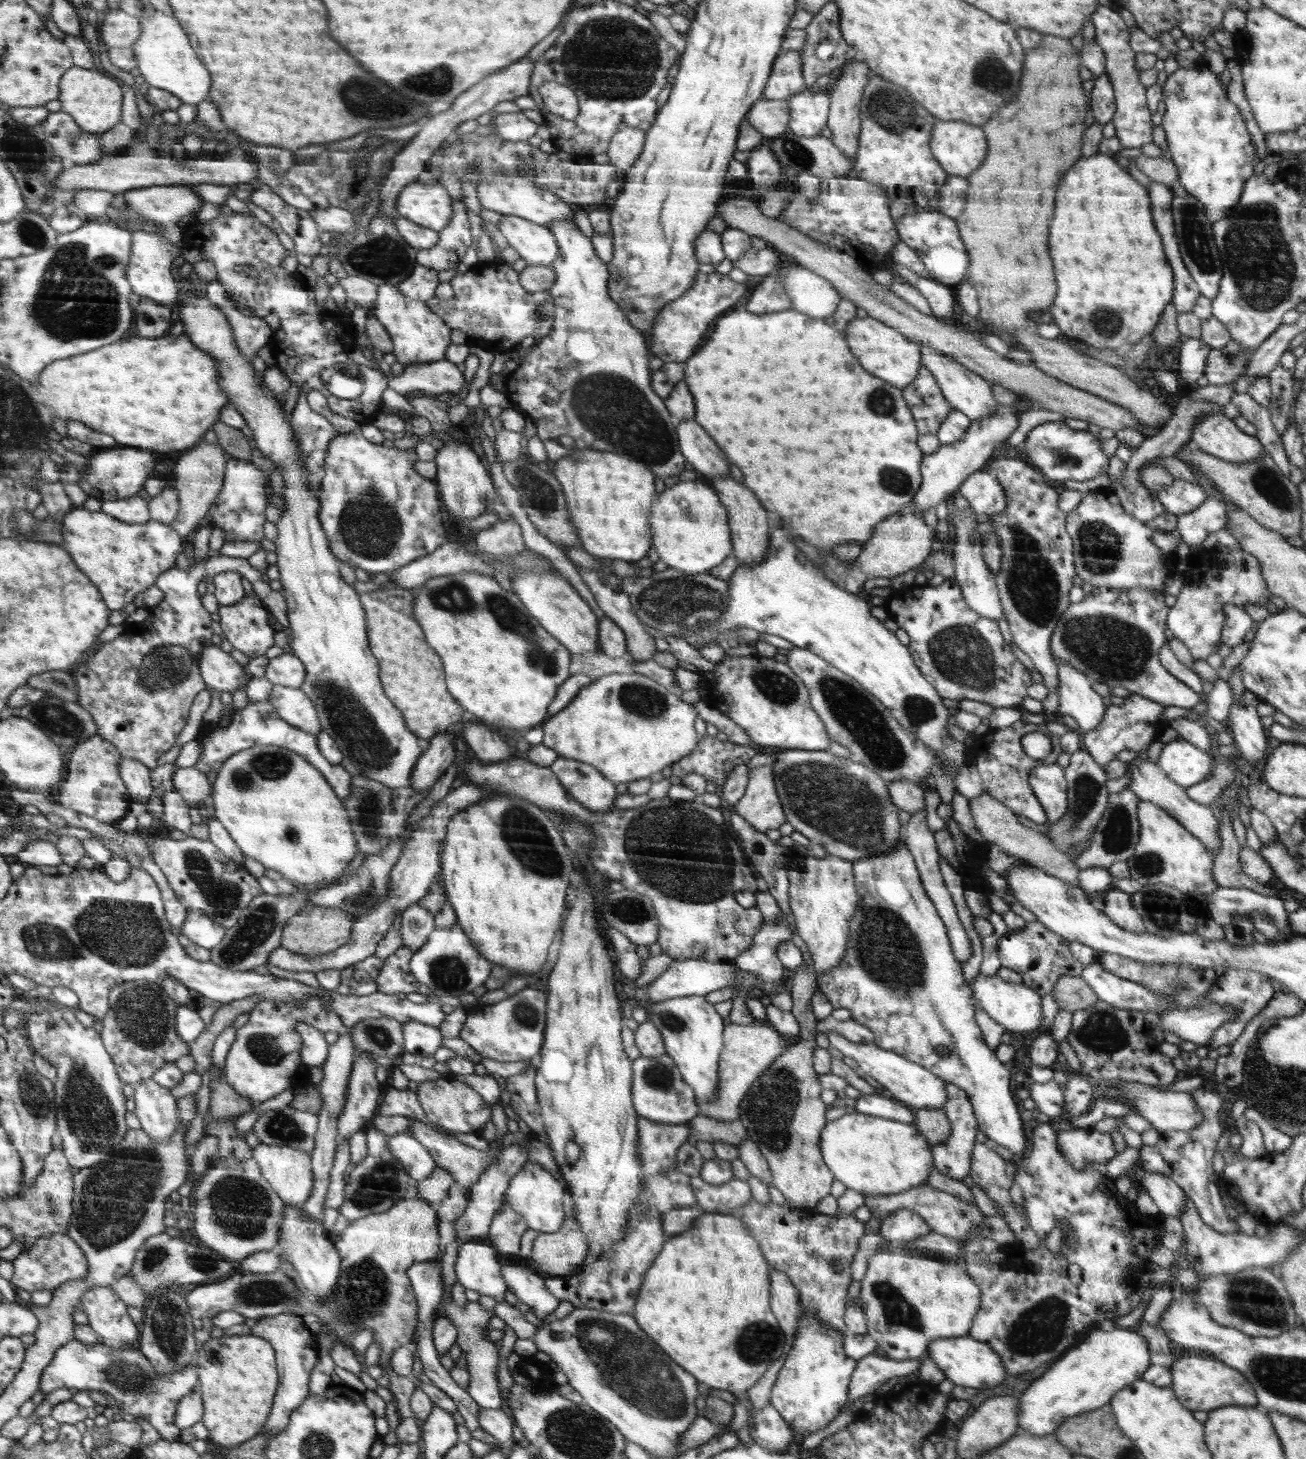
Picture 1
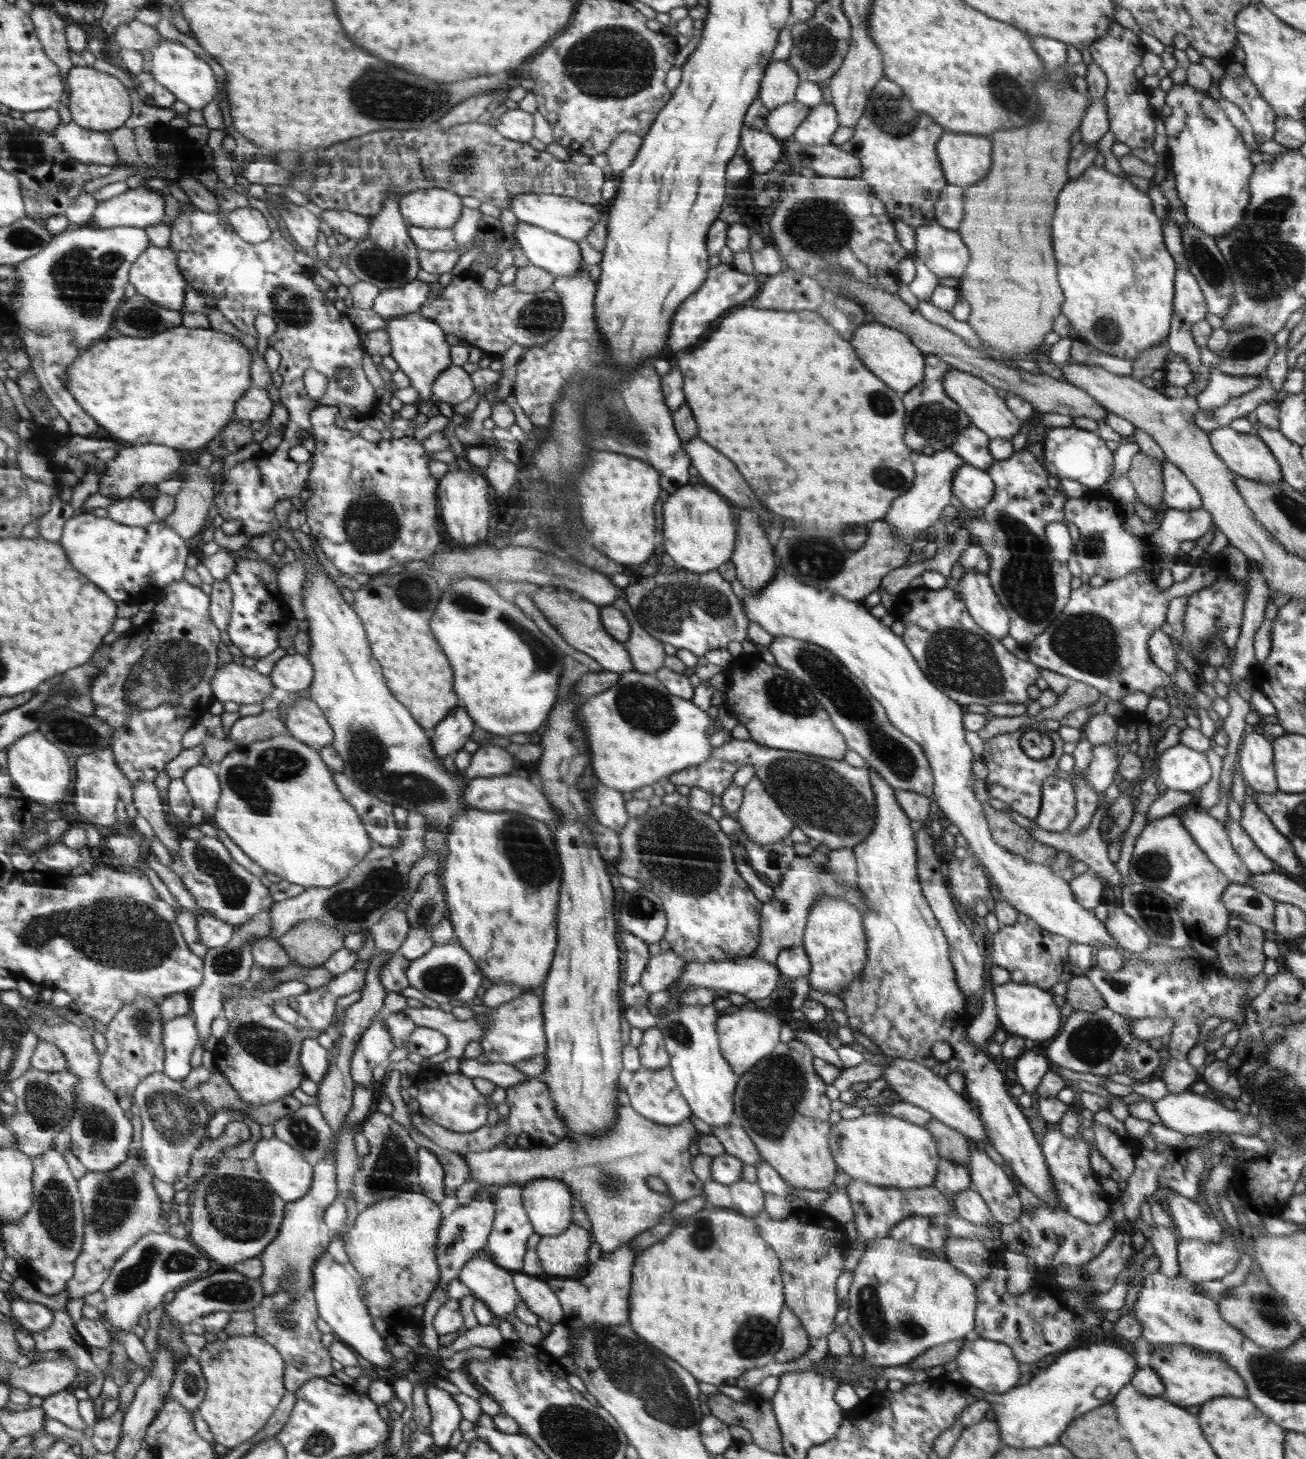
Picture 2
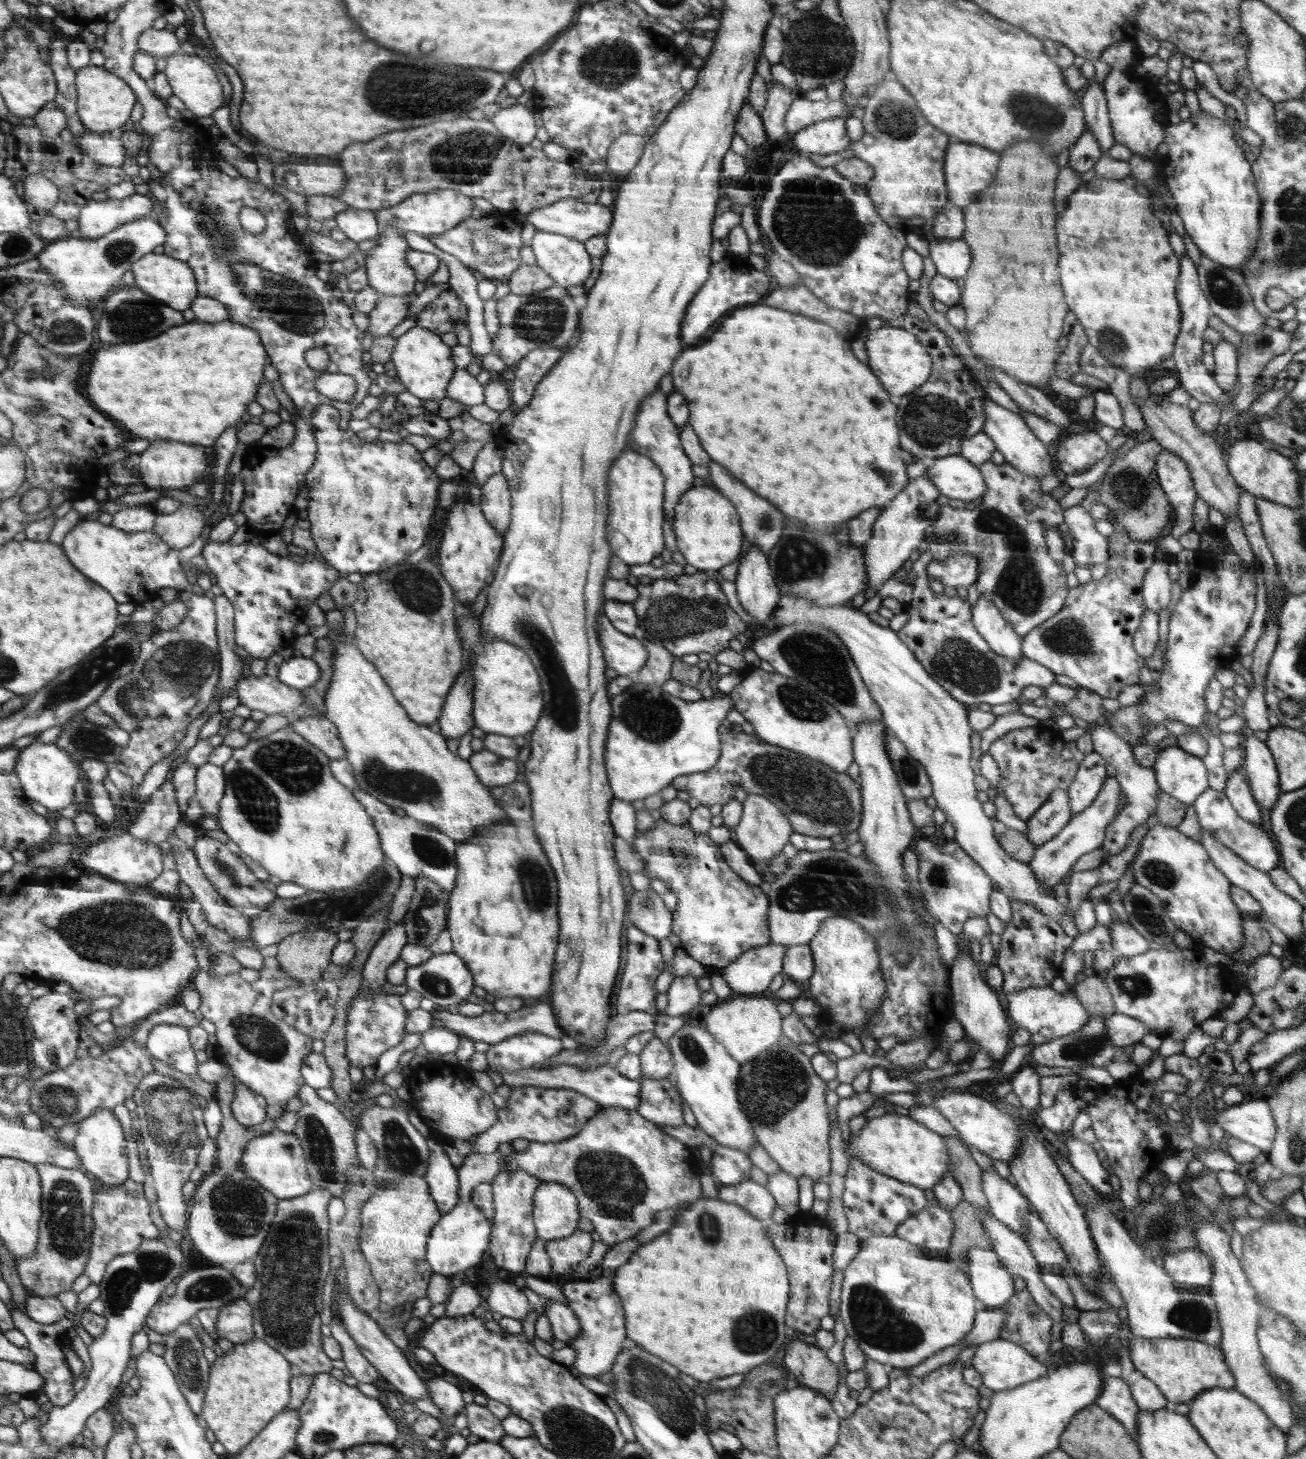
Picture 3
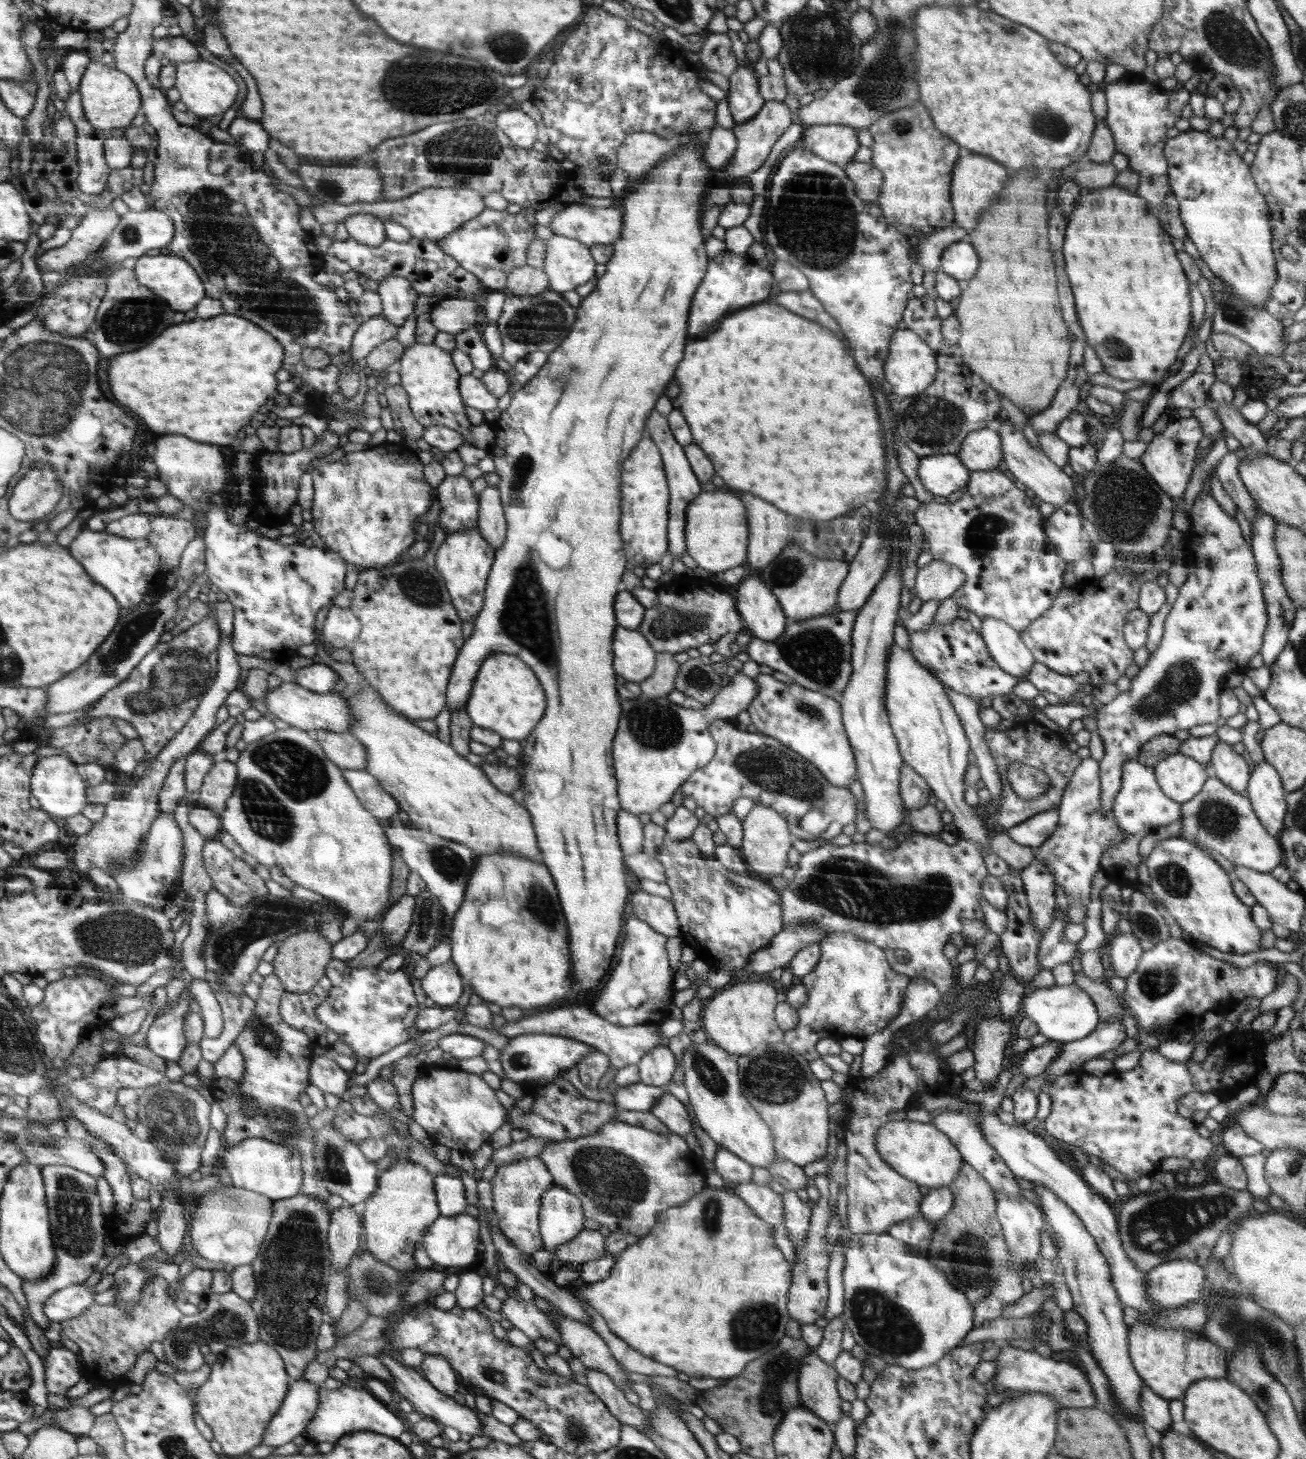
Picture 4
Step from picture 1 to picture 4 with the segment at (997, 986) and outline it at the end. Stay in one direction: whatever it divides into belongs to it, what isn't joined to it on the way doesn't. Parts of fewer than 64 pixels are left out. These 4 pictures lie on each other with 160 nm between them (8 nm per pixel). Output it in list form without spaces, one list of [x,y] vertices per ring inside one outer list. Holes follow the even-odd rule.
[[[1076,983],[1068,986],[1055,984],[1027,994],[1023,998],[1021,1016],[1030,1017],[1036,1026],[1039,1026],[1040,1034],[1044,1034],[1052,1041],[1063,1042],[1080,1040],[1088,1036],[1098,1026],[1100,1020],[1092,999]]]

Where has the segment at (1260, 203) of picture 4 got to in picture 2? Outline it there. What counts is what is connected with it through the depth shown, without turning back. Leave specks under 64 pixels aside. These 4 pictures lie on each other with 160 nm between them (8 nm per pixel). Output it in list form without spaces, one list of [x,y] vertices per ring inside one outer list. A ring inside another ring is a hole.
[[[1187,82],[1174,84],[1166,93],[1165,104],[1172,107],[1172,115],[1165,122],[1167,153],[1171,157],[1176,192],[1184,204],[1188,221],[1214,240],[1230,235],[1243,223],[1244,210],[1250,201],[1250,179],[1255,167],[1250,161],[1252,151],[1244,145],[1240,131],[1232,125],[1218,101],[1210,97],[1208,90],[1198,92]]]

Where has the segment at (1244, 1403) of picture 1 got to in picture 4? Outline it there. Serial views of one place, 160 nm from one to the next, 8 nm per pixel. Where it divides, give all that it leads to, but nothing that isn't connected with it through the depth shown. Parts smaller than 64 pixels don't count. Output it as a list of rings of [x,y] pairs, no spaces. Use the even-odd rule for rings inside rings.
[[[1140,1321],[1128,1325],[1129,1357],[1133,1362],[1133,1367],[1143,1382],[1158,1394],[1158,1396],[1167,1398],[1168,1400],[1182,1398],[1188,1387],[1196,1383],[1197,1380],[1203,1378],[1224,1379],[1227,1375],[1228,1360],[1225,1350],[1204,1336],[1186,1329],[1176,1330],[1173,1328],[1150,1326]]]

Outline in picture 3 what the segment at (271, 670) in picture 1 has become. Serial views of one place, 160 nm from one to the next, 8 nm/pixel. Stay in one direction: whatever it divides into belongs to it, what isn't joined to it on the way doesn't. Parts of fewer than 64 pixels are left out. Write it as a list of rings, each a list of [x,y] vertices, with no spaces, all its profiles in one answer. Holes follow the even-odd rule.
[[[292,656],[286,658],[282,663],[278,680],[282,684],[289,685],[290,688],[296,688],[302,691],[318,682],[321,668],[310,657]]]

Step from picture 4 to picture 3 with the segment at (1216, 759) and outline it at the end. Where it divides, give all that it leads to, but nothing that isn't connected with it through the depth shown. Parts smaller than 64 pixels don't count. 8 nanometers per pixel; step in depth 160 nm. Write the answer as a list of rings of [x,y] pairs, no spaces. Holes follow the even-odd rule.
[[[1242,769],[1233,770],[1228,774],[1225,795],[1242,820],[1252,822],[1254,826],[1260,826],[1262,830],[1268,831],[1266,816],[1260,812],[1260,806],[1254,800]]]

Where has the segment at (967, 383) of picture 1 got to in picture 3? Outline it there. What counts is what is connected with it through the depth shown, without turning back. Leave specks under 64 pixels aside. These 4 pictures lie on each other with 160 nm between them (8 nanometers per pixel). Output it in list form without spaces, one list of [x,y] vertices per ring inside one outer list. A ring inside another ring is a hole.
[[[987,397],[985,400],[985,424],[983,431],[993,439],[998,452],[1004,456],[1006,464],[1012,464],[1028,477],[1042,480],[1046,475],[1061,475],[1057,472],[1054,465],[1052,449],[1042,444],[1042,441],[1032,431],[1026,421],[1008,409],[998,405]]]

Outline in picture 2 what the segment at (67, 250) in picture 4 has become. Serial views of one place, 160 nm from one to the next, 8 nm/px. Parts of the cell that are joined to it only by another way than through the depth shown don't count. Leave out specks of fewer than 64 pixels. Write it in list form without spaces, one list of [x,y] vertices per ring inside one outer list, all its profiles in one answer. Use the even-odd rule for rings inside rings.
[[[141,186],[136,189],[129,188],[127,192],[112,200],[99,202],[92,221],[101,228],[117,228],[118,226],[147,228],[166,222],[163,217],[166,204],[167,200],[163,200],[163,197],[160,194],[156,194],[153,189]]]

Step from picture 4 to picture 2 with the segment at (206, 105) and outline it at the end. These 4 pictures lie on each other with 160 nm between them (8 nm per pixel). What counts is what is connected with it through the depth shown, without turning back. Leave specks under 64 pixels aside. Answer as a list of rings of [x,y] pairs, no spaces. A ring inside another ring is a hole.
[[[163,39],[156,48],[152,49],[152,56],[150,72],[153,75],[153,83],[162,83],[162,86],[174,93],[177,100],[187,104],[190,109],[203,110],[217,97],[216,78],[212,68],[180,42]]]

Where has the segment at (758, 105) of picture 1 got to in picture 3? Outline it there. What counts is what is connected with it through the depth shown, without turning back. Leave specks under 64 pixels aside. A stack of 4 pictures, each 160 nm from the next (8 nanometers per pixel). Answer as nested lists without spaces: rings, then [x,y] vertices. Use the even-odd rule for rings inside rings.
[[[802,96],[796,99],[785,116],[786,133],[797,133],[811,124],[834,116],[849,118],[849,108],[844,99],[812,101]]]

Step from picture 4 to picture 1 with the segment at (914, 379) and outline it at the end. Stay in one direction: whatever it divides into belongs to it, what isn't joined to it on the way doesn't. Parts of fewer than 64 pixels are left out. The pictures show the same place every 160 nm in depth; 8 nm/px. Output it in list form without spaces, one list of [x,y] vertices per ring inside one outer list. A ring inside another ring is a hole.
[[[870,316],[862,319],[857,317],[849,321],[844,332],[846,340],[850,340],[850,348],[854,348],[854,356],[858,356],[858,360],[862,360],[862,366],[874,376],[881,377],[896,388],[906,388],[920,374],[924,364],[920,346],[884,321]]]

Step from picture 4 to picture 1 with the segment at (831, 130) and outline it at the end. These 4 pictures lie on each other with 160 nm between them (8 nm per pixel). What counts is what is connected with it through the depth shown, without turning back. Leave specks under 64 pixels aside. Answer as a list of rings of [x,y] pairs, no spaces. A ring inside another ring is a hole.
[[[806,88],[787,98],[790,112],[788,130],[800,136],[814,137],[821,134],[829,120],[829,93],[812,93]]]

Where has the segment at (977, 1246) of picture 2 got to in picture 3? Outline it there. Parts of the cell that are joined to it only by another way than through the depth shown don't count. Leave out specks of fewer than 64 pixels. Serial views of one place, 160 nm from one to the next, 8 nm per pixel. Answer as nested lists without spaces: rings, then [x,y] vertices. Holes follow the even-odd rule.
[[[971,1248],[967,1252],[969,1280],[972,1282],[976,1298],[983,1305],[982,1308],[997,1308],[1004,1305],[1014,1295],[1013,1275],[1007,1271],[993,1250]]]

